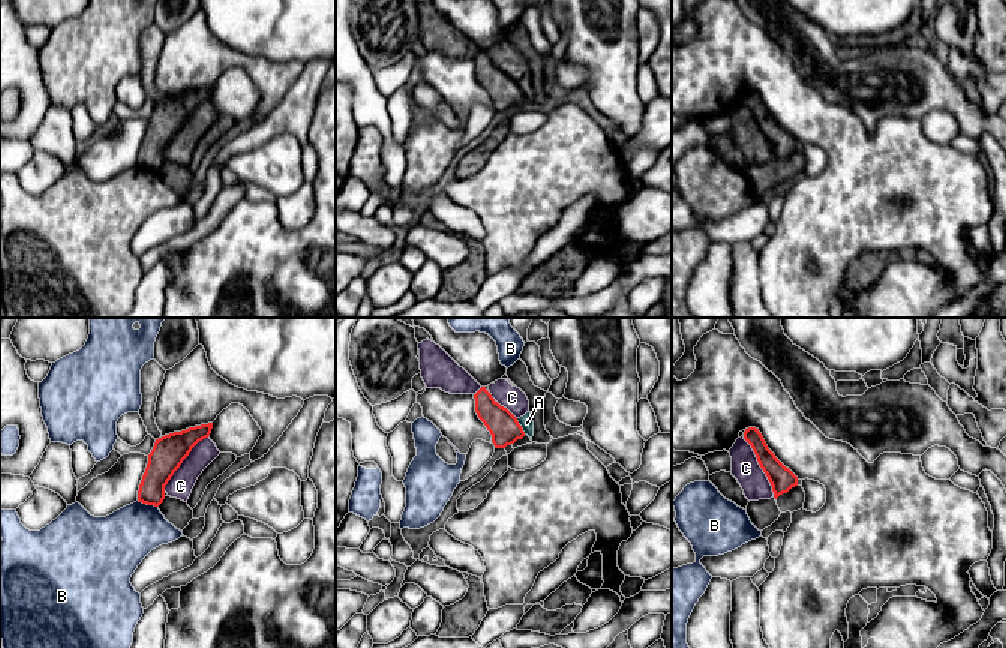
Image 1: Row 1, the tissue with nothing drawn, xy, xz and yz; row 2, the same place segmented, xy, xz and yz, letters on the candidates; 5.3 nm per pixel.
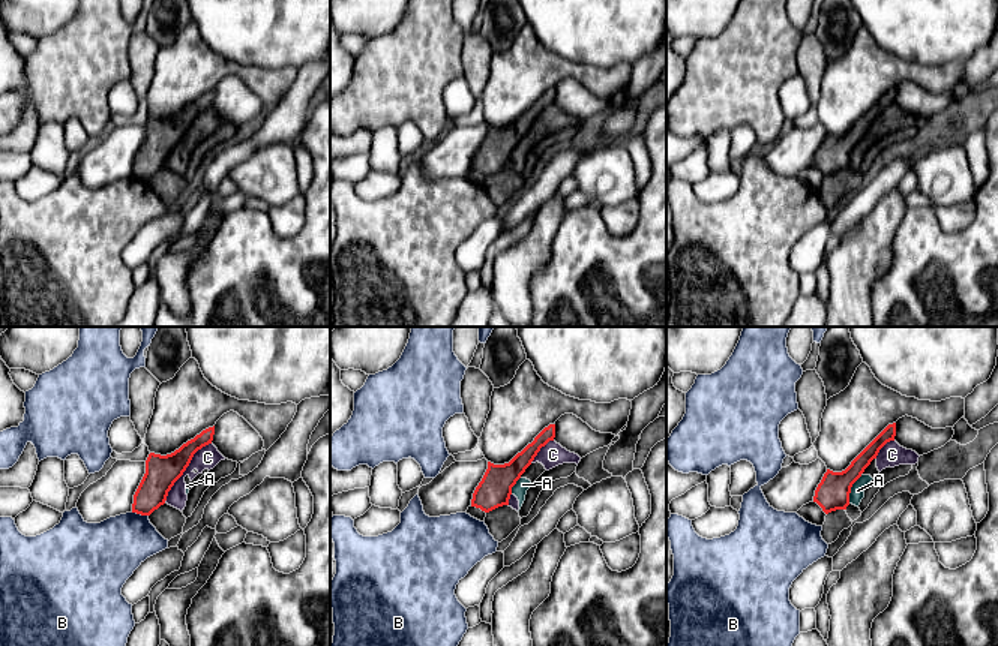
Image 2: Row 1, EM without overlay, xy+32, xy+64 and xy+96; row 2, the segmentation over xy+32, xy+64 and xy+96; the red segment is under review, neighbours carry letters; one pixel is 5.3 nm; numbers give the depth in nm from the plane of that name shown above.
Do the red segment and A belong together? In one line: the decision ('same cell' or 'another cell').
another cell

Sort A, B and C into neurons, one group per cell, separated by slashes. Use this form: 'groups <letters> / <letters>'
groups A C / B

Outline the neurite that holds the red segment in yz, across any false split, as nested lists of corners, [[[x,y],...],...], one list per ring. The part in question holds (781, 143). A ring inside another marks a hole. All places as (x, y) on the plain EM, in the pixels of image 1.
[[[745,93],[744,104],[751,110],[760,132],[766,138],[775,164],[780,159],[787,158],[792,152],[798,150],[798,141],[768,112],[759,93]]]

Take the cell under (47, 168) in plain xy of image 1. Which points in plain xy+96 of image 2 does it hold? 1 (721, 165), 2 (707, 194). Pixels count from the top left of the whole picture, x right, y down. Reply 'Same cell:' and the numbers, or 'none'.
Same cell: 2

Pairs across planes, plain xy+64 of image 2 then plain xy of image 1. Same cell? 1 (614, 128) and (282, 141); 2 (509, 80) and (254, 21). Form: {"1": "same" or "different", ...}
{"1": "different", "2": "different"}

